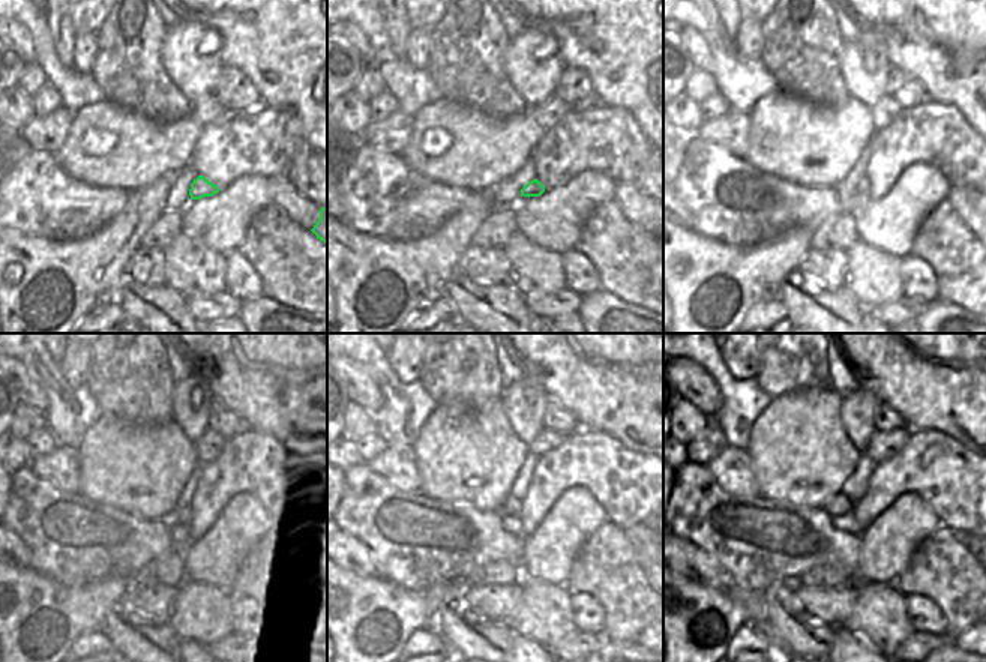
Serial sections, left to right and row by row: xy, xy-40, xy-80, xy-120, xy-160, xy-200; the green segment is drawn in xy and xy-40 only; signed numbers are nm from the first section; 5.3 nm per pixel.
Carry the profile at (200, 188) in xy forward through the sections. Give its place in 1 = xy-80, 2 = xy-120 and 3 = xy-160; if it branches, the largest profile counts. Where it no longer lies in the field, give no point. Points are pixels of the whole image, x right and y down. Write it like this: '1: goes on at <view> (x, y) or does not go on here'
1: goes on at xy-80 (862, 188)
2: goes on at xy-120 (183, 515)
3: goes on at xy-160 (511, 508)

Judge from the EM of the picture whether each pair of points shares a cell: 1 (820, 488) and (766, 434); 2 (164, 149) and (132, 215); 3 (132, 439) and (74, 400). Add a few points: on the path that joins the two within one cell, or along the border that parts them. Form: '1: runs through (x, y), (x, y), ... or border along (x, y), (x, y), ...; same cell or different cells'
1: runs through (808, 476), (779, 448); same cell
2: border along (177, 171), (165, 171), (128, 194); different cells
3: border along (104, 413), (83, 436), (78, 446); different cells

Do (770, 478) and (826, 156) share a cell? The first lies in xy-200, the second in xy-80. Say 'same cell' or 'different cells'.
same cell

